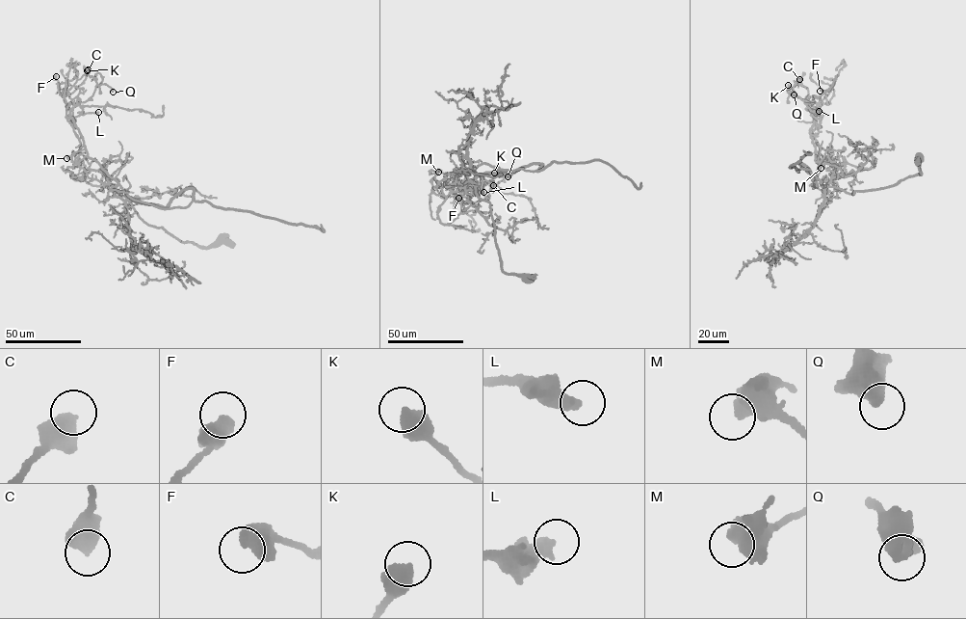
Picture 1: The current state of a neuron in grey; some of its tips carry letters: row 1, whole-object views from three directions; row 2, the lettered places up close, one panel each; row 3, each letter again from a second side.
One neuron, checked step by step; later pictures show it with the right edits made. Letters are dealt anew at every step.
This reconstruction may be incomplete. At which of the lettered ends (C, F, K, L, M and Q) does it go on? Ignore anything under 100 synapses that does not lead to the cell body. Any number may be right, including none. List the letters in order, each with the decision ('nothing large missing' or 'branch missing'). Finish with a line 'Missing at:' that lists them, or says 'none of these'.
C: nothing large missing
F: nothing large missing
K: nothing large missing
L: nothing large missing
M: nothing large missing
Q: nothing large missing
Missing at: none of these

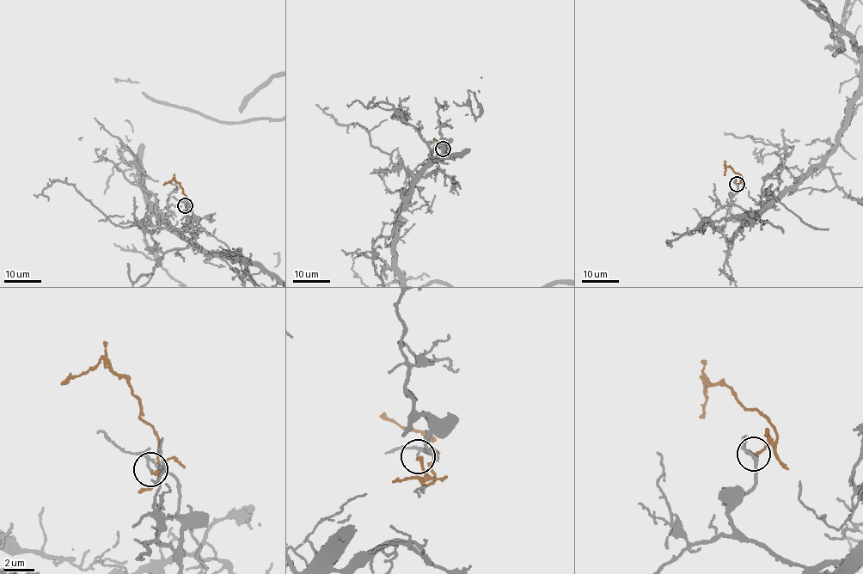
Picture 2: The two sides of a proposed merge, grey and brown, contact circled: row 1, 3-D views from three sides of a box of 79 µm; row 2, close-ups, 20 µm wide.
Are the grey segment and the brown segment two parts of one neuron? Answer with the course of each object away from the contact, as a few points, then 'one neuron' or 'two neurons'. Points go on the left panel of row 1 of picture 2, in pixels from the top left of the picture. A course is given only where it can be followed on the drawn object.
two neurons

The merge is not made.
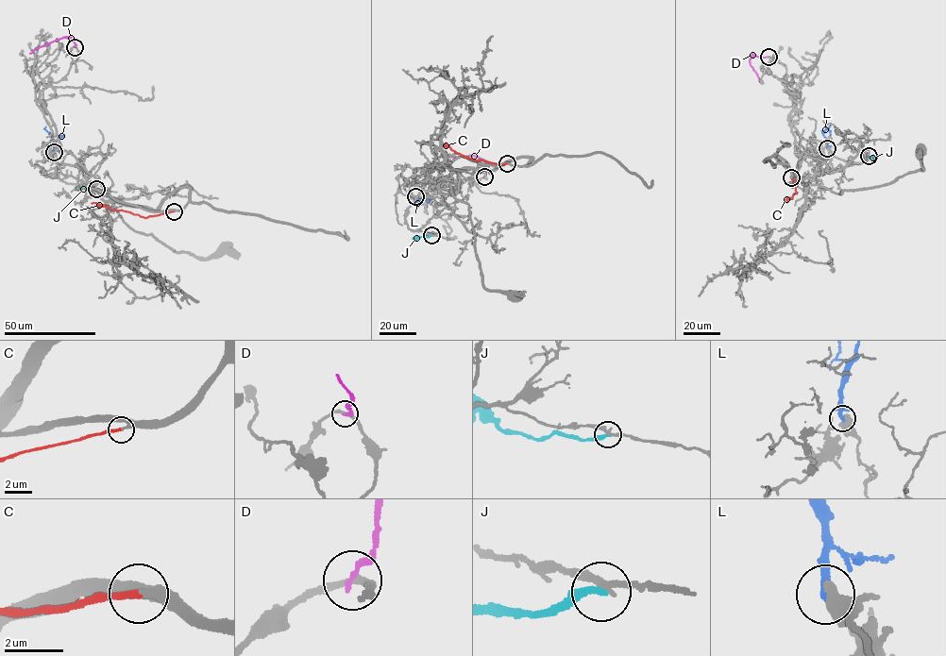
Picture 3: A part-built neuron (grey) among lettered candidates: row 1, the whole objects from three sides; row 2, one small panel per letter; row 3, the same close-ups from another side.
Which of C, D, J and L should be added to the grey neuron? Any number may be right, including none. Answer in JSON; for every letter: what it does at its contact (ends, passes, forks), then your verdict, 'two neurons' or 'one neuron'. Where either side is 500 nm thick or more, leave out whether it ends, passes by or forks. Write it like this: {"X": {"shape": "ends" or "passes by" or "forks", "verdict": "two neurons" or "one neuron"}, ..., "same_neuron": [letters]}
{"C": {"shape": "ends", "verdict": "one neuron"}, "D": {"shape": "ends", "verdict": "two neurons"}, "J": {"shape": "ends", "verdict": "two neurons"}, "L": {"shape": "ends", "verdict": "two neurons"}, "same_neuron": ["C"]}

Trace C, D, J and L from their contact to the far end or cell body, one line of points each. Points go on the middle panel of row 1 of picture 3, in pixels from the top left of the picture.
C: (507, 163), (499, 164), (465, 158), (449, 147), (442, 145), (437, 150)
D: (484, 176), (488, 163), (477, 157), (444, 156)
J: (431, 235), (413, 239)
L: (415, 196), (420, 199), (419, 204), (415, 204), (417, 208)

